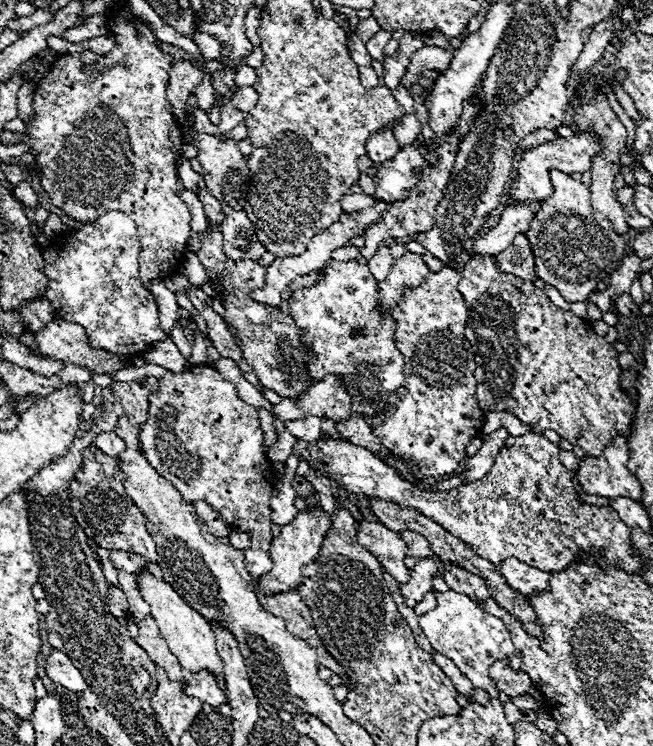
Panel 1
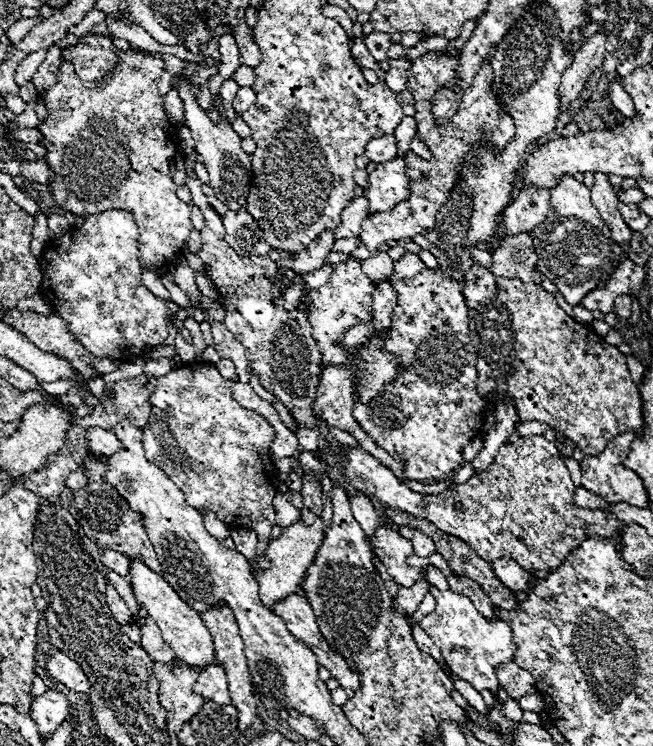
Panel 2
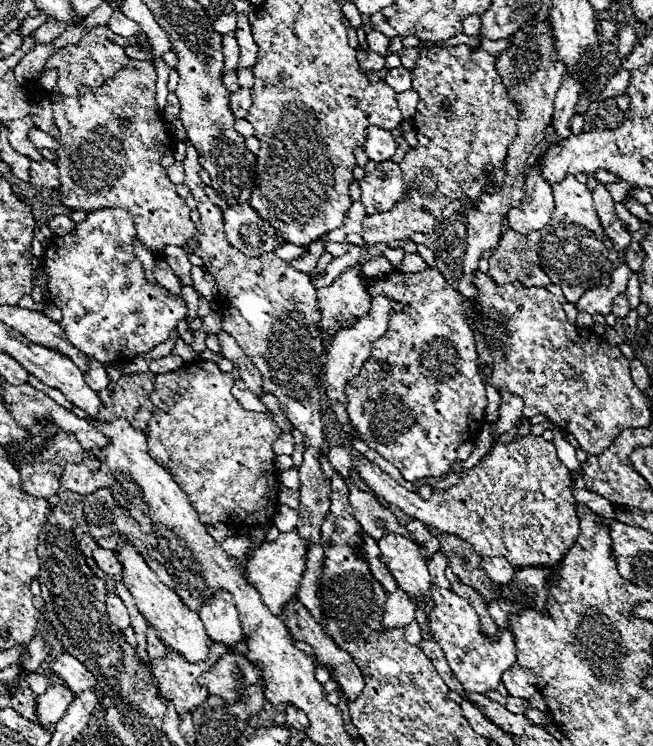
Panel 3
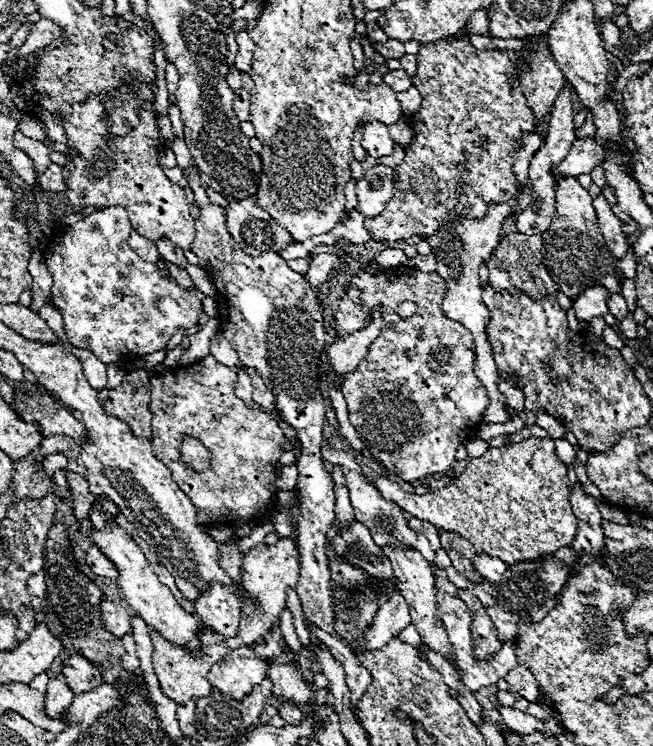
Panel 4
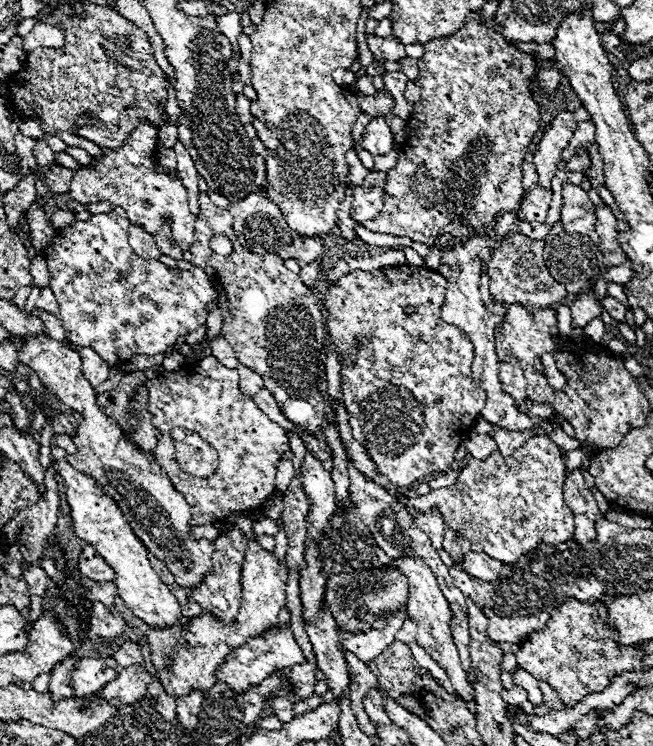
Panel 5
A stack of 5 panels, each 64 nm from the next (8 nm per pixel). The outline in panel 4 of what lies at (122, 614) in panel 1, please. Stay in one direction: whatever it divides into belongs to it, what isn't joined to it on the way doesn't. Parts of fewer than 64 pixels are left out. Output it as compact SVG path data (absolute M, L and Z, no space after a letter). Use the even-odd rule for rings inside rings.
M110 598L100 602L100 616L102 616L104 628L118 638L122 638L130 630L130 618L128 618L126 610L122 606L114 604Z

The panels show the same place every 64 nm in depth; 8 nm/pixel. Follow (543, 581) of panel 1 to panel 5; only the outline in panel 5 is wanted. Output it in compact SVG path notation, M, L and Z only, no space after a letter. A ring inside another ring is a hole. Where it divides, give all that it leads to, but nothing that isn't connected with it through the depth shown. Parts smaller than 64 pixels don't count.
M470 552L470 554L466 554L466 558L462 560L462 564L458 568L462 572L466 572L468 576L474 576L474 578L480 578L486 582L494 582L494 580L498 580L502 562L498 562L486 554L480 554L480 552Z

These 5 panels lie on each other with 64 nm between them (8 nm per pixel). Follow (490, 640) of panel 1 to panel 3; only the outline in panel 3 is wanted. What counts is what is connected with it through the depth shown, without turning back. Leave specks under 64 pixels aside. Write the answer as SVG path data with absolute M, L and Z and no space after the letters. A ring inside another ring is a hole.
M432 586L430 594L432 594L432 600L434 600L434 610L430 614L430 630L434 632L434 640L442 646L454 676L470 692L484 694L488 690L496 690L496 686L500 684L502 674L516 662L514 636L510 632L506 632L506 630L500 630L498 640L490 642L480 632L478 614L466 602L466 598L460 598L452 590L438 588L438 586Z

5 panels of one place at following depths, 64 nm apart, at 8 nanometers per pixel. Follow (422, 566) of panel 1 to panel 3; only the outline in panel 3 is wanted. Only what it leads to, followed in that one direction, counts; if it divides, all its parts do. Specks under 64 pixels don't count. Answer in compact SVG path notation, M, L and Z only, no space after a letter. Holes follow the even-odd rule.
M396 590L394 594L388 594L384 614L382 614L382 626L384 628L404 628L414 620L414 602L406 596L404 590Z

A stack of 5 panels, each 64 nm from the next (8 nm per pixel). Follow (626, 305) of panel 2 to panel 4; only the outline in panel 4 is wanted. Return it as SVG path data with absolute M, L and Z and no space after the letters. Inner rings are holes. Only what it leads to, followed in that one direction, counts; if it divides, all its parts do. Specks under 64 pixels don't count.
M610 296L608 310L616 320L624 320L628 316L628 306L626 306L626 300L622 296Z

